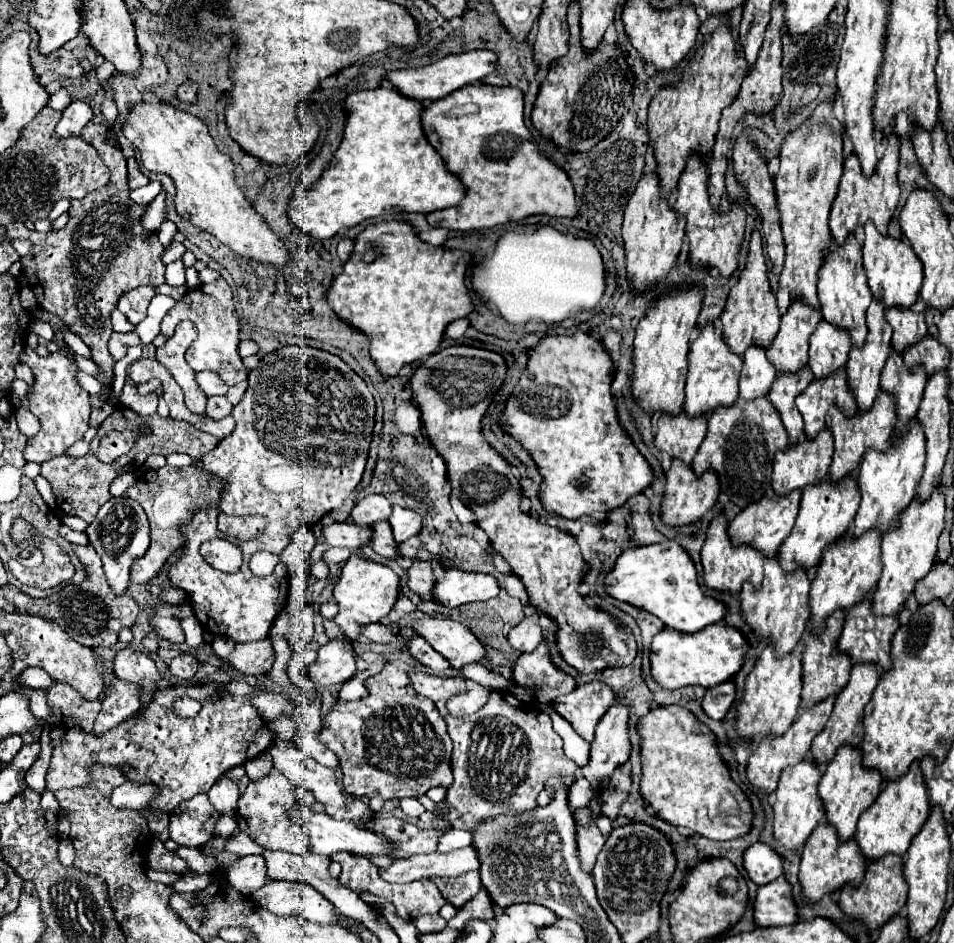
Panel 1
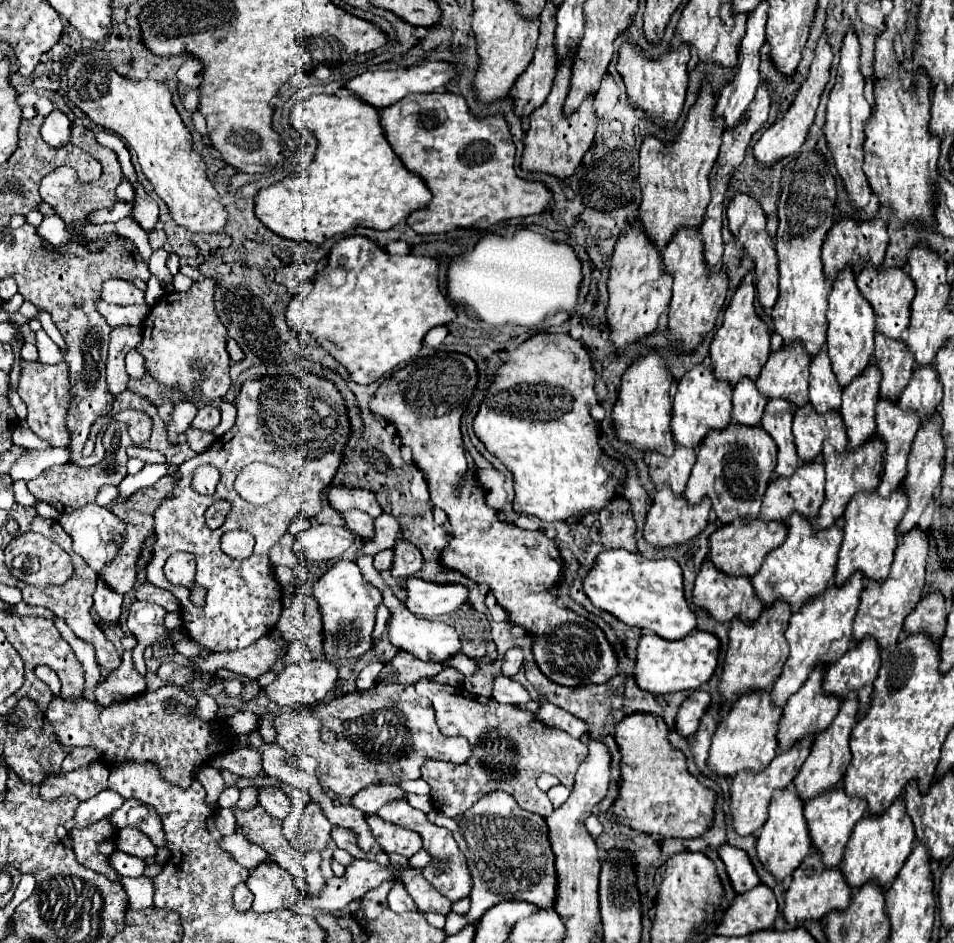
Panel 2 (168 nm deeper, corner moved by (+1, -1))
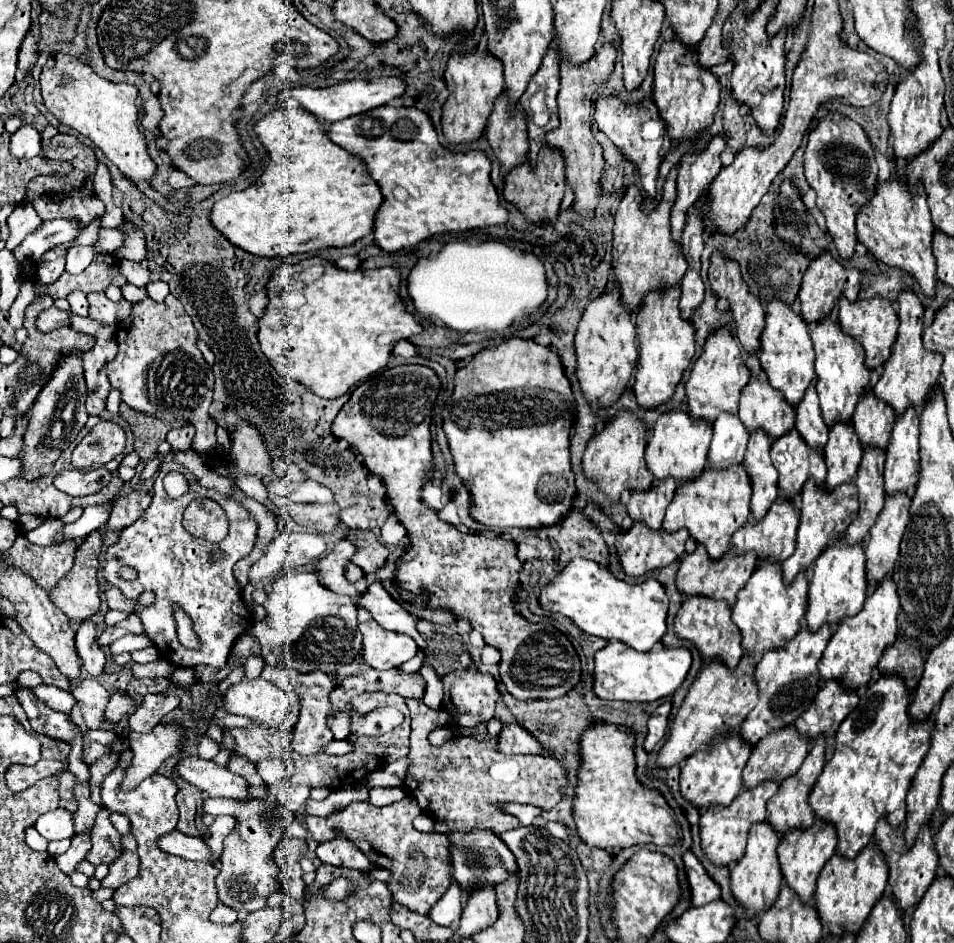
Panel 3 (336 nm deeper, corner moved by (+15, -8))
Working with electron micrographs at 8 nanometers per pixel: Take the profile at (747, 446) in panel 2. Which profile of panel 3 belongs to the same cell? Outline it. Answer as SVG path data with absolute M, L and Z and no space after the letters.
M734 464L726 470L706 468L698 478L676 488L676 494L666 508L662 528L666 532L688 528L690 536L696 538L696 542L704 544L712 558L720 558L730 548L732 534L750 516L750 496L752 496L752 480L742 464Z

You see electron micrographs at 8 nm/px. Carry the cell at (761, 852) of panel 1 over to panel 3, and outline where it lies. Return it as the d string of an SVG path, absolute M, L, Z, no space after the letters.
M690 850L684 852L684 866L686 866L686 874L688 874L688 882L690 882L690 890L692 890L692 904L694 906L706 906L706 904L710 904L710 902L720 898L720 894L722 894L720 886L706 872L706 868L694 856L694 852L690 852Z

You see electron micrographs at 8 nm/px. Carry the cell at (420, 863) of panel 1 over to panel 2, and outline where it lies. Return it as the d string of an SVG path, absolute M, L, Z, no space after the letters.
M356 859L350 865L346 865L346 873L342 877L332 877L326 881L322 893L318 897L312 897L310 893L304 893L294 907L290 907L296 915L316 915L318 911L336 911L346 907L350 901L360 899L370 889L378 887L382 881L390 879L392 875L400 875L394 865L384 867L374 861Z

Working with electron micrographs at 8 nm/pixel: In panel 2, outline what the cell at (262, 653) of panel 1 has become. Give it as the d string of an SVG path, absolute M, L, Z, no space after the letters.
M264 635L242 651L208 653L208 657L192 657L194 671L216 673L218 669L228 669L232 673L244 675L248 679L258 679L262 673L270 671L274 663L284 655L286 643L282 639L272 639Z

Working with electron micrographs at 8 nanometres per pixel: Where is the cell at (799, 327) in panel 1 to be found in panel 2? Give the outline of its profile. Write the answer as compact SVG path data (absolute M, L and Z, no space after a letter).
M782 347L772 353L756 379L758 391L766 399L786 399L796 407L808 403L808 365L810 359L802 347Z

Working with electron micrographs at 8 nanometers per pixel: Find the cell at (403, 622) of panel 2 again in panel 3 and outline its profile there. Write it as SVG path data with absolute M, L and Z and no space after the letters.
M366 620L358 628L364 636L364 660L376 670L398 668L418 652L418 644L414 642L414 638L410 638L408 634L388 632L376 620Z

